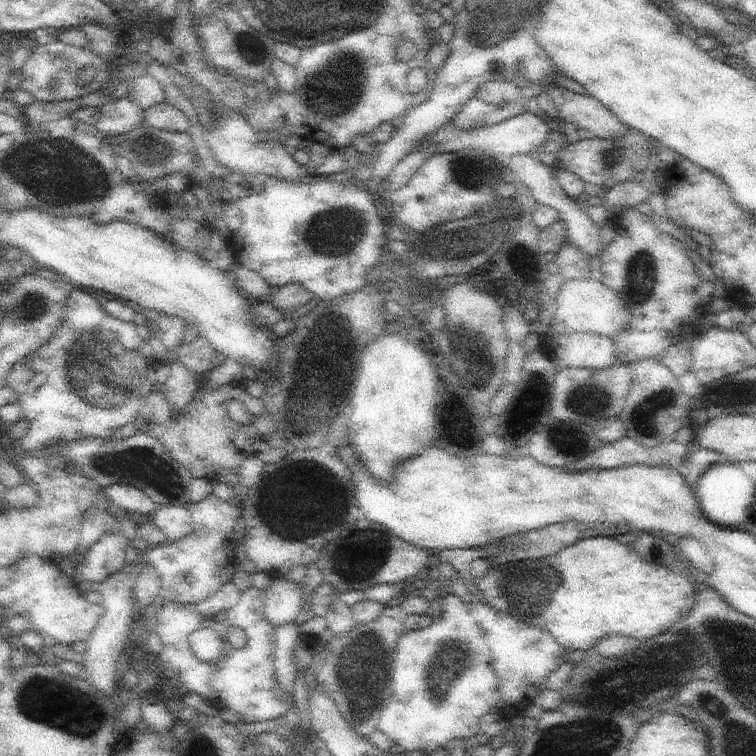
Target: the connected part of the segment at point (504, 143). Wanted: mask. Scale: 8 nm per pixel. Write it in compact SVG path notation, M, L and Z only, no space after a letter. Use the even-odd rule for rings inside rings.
M525 112L523 115L516 115L498 125L476 128L473 131L460 131L454 128L452 123L445 124L434 136L425 140L418 148L422 149L430 145L438 145L446 152L455 153L457 150L480 149L490 155L506 162L508 158L515 154L524 154L532 151L539 151L546 142L549 132L554 125L547 123L537 115Z

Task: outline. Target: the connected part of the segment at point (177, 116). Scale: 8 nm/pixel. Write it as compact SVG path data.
M162 102L144 113L143 126L161 131L178 131L186 133L191 122L177 107L168 102Z

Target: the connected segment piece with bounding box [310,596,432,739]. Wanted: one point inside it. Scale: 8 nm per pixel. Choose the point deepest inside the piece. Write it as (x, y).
(354, 669)

